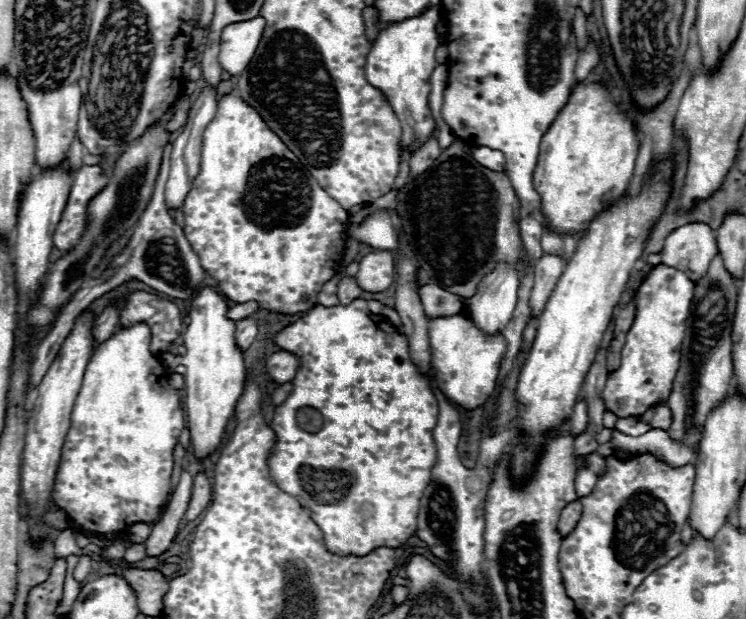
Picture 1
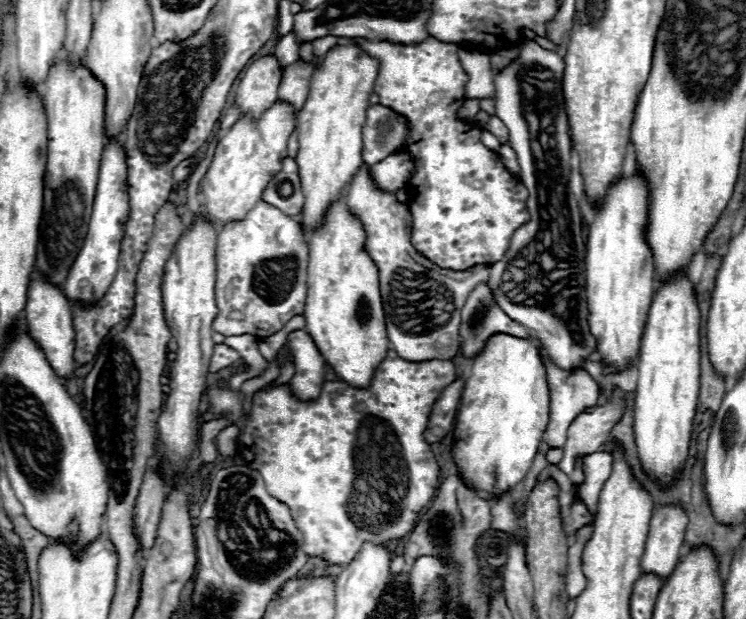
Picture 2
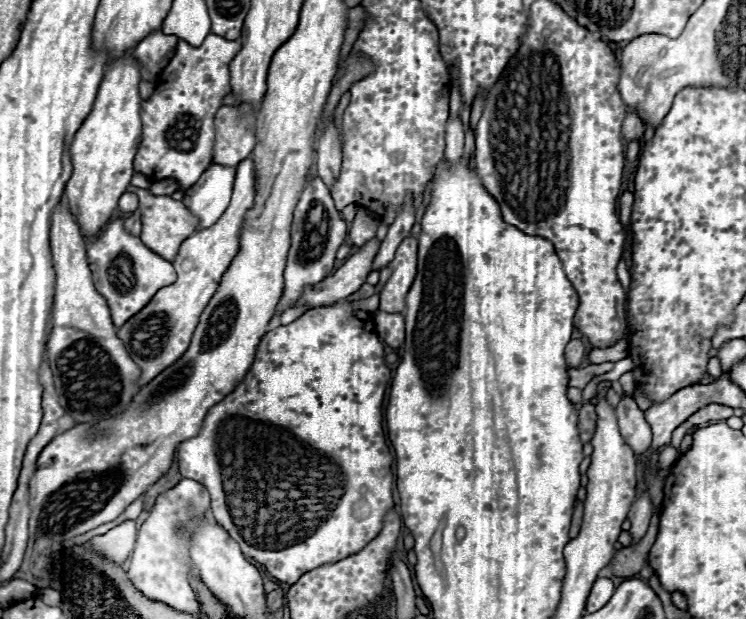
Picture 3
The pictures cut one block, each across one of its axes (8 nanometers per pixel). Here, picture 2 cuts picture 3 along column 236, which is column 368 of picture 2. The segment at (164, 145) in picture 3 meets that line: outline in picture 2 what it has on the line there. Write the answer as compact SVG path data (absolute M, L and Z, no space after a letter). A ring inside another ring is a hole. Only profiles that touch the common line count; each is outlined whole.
M430 36L420 44L394 44L388 40L380 42L360 42L362 50L380 60L380 72L374 84L374 92L380 96L380 104L392 108L410 122L410 138L402 150L410 152L416 160L416 172L410 178L408 192L410 198L418 198L418 210L412 212L412 246L448 270L468 270L476 264L494 264L506 254L514 232L530 220L526 200L528 188L518 176L512 176L500 154L488 150L480 140L480 128L456 118L458 108L464 104L464 88L468 84L468 74L460 64L458 48L454 44L440 42Z

